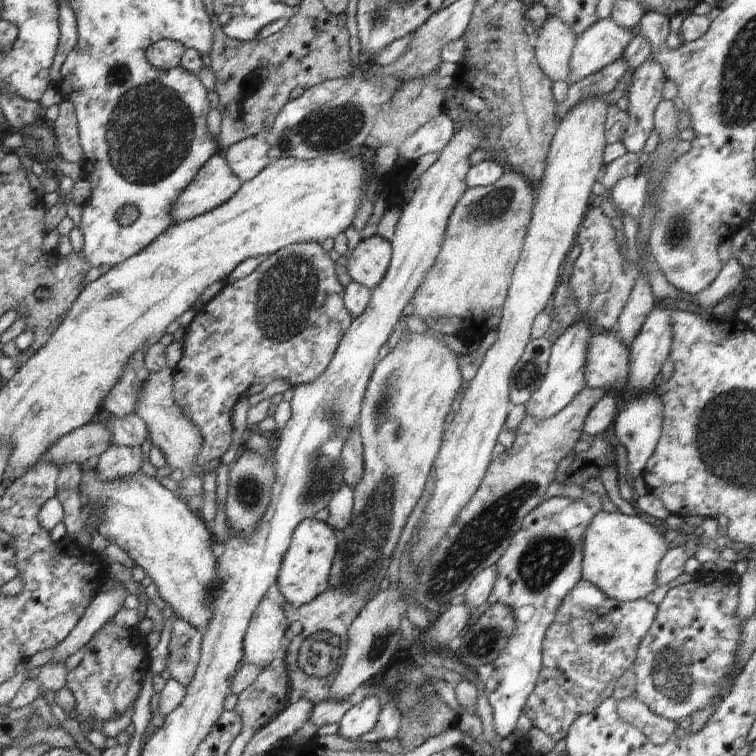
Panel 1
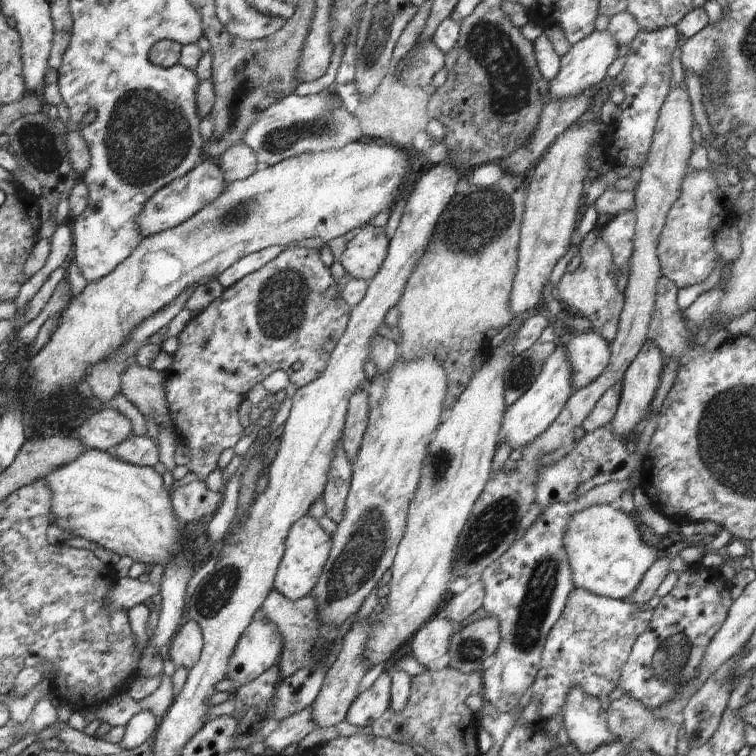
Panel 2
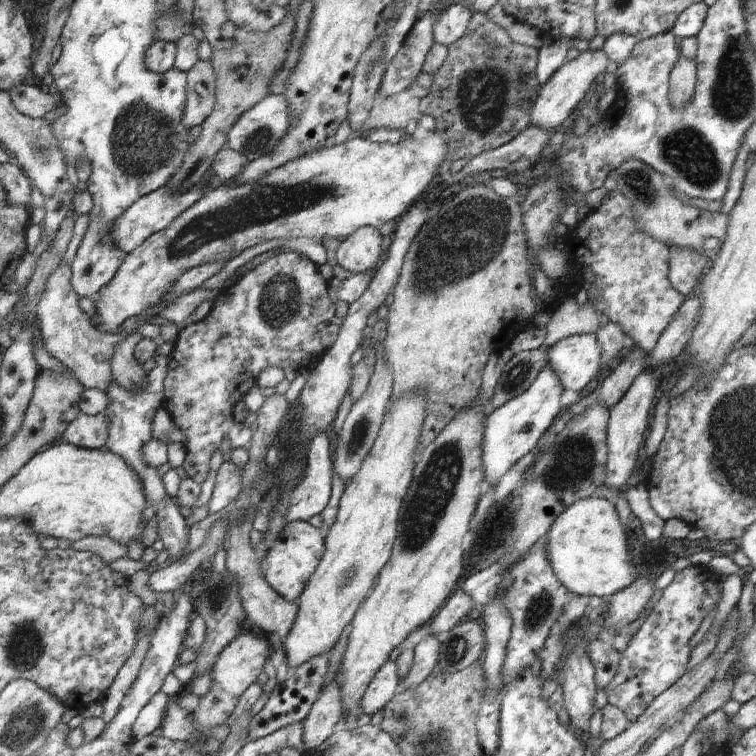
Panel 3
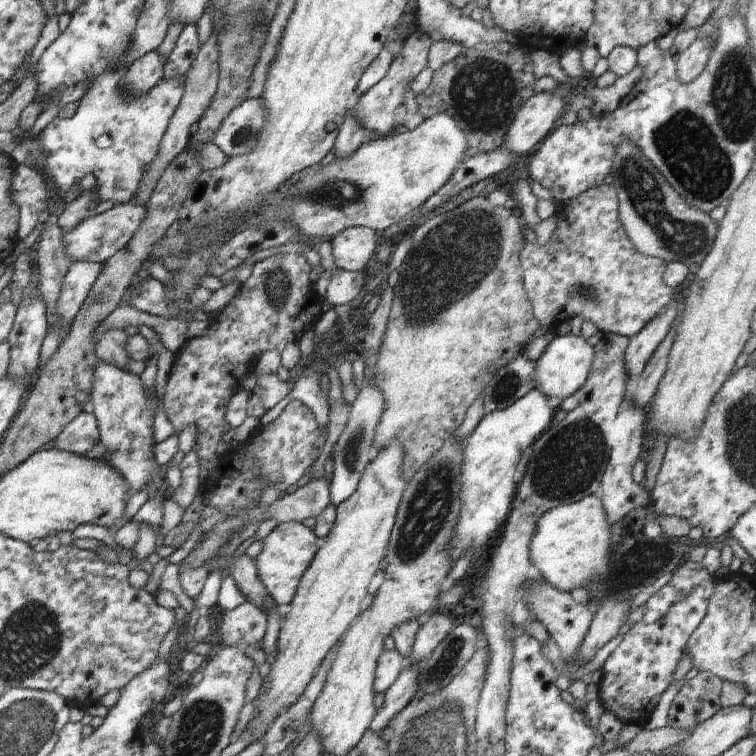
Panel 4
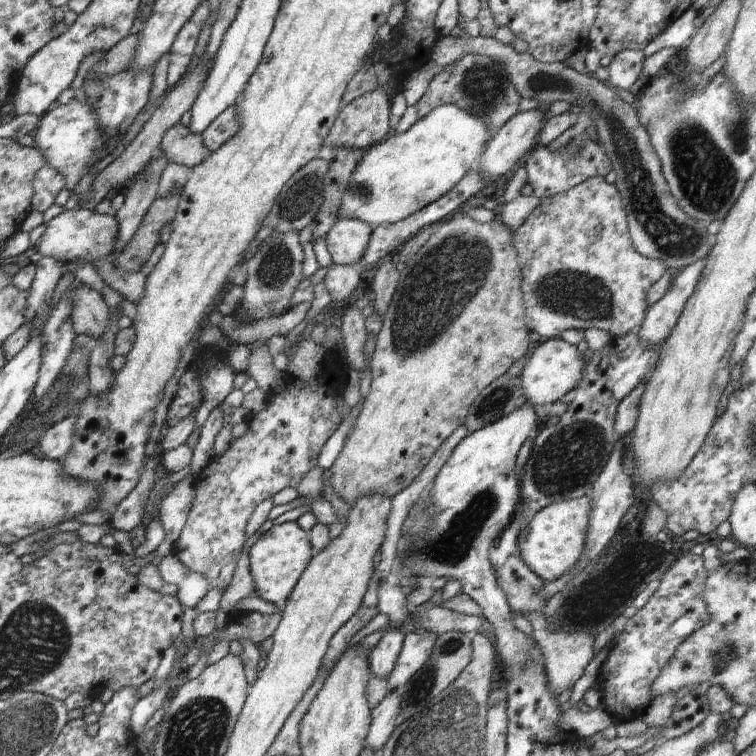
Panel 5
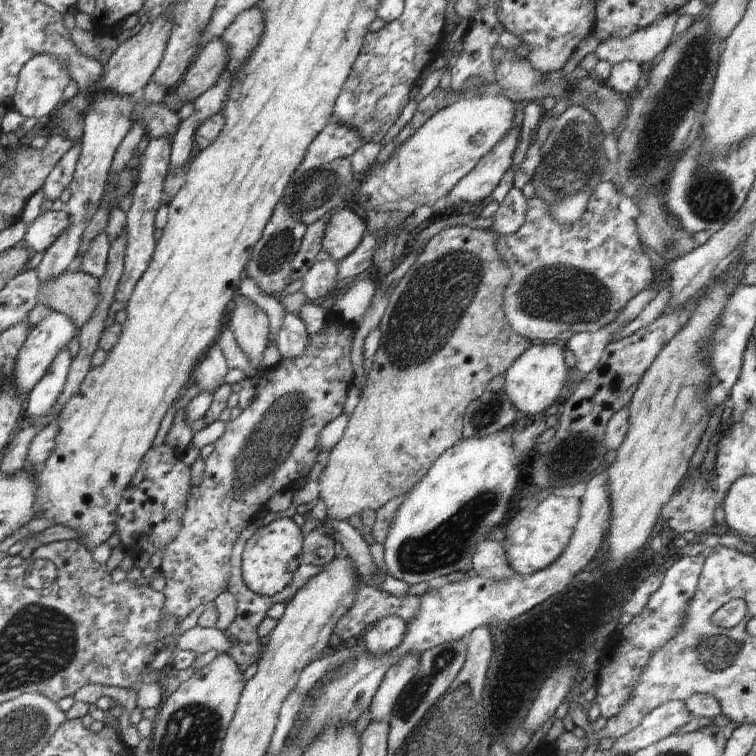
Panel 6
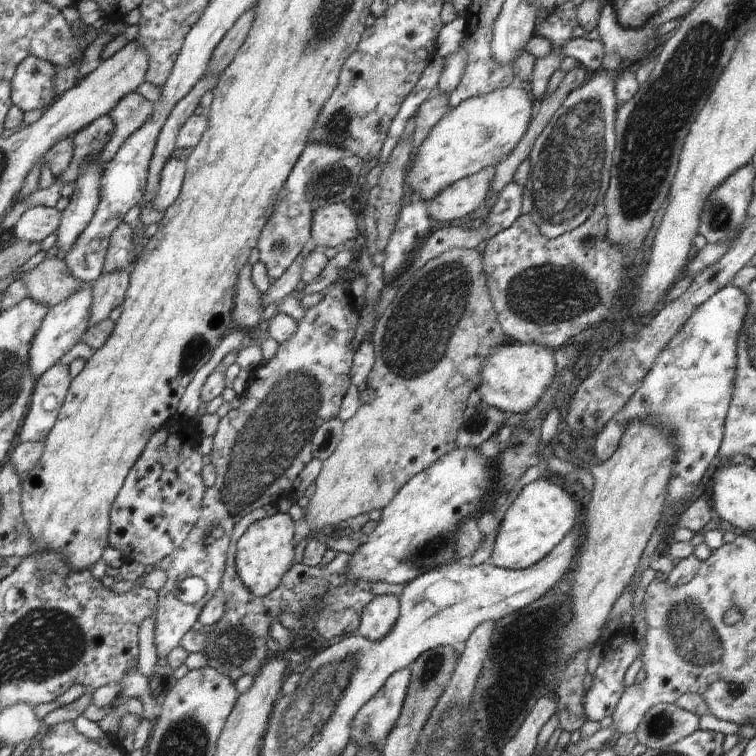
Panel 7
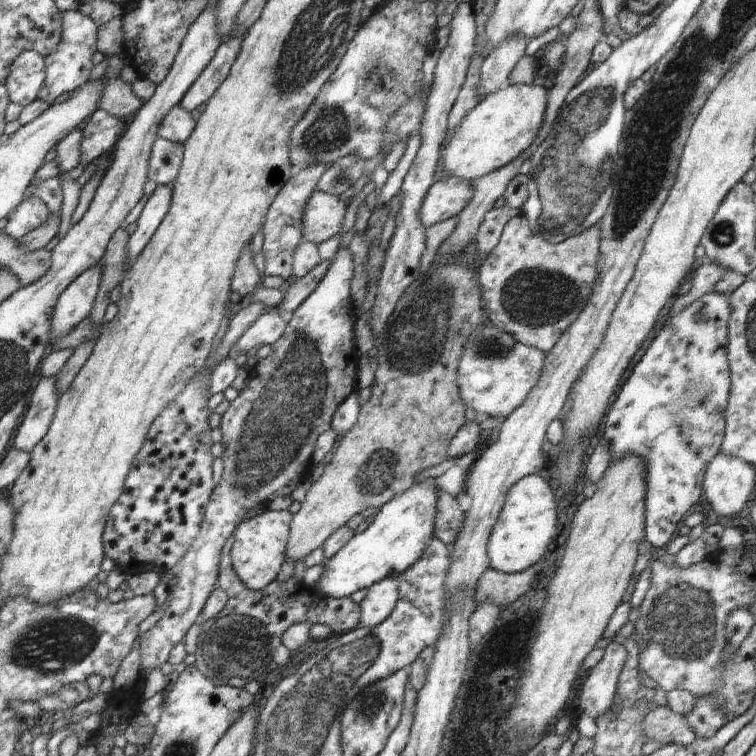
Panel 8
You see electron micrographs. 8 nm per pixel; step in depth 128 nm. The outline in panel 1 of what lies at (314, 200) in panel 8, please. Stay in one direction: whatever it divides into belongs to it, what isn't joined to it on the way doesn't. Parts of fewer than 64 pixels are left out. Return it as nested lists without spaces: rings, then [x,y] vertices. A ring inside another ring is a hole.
[[[375,235],[362,240],[347,257],[347,269],[354,282],[374,290],[388,272],[392,258],[391,242]]]

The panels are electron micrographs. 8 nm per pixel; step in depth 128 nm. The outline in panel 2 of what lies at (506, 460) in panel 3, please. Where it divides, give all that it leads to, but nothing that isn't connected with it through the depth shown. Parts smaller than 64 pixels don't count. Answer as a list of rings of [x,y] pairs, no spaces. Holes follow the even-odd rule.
[[[561,345],[546,359],[542,372],[536,378],[536,382],[530,386],[530,390],[527,390],[520,400],[511,404],[504,413],[500,424],[499,440],[502,440],[506,446],[510,446],[512,450],[524,448],[526,444],[536,440],[555,418],[558,418],[573,391],[570,362],[564,346]]]

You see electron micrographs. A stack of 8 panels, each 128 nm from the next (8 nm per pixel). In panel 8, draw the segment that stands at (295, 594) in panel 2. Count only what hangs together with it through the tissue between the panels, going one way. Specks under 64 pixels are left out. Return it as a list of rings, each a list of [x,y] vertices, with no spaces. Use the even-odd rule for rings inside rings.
[[[266,506],[264,512],[238,524],[233,535],[230,552],[232,569],[240,581],[252,591],[260,591],[275,582],[286,560],[285,549],[288,541],[289,527],[293,518],[288,510],[274,511]]]

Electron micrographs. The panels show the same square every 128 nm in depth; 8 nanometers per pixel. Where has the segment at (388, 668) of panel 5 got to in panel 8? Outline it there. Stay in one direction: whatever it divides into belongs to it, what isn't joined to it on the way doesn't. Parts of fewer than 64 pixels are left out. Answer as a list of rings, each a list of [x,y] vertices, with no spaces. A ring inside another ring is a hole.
[[[390,577],[380,580],[367,589],[361,607],[361,620],[358,627],[376,627],[390,617],[398,601],[398,578]]]

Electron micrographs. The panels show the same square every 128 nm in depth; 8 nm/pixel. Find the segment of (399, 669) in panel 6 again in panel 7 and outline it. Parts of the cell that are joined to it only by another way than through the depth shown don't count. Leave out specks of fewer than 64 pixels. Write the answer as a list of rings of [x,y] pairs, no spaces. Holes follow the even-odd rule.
[[[408,667],[392,674],[386,684],[384,684],[384,687],[365,706],[362,706],[357,711],[350,726],[349,739],[356,744],[358,750],[366,749],[371,745],[381,750],[384,740],[397,726],[411,681],[411,673]]]

